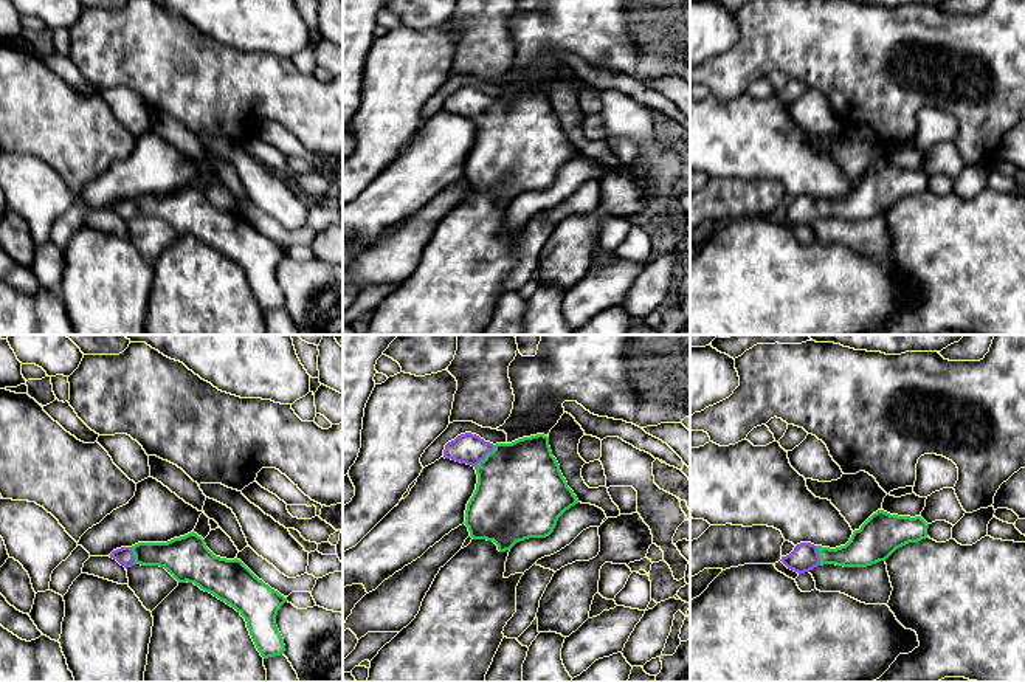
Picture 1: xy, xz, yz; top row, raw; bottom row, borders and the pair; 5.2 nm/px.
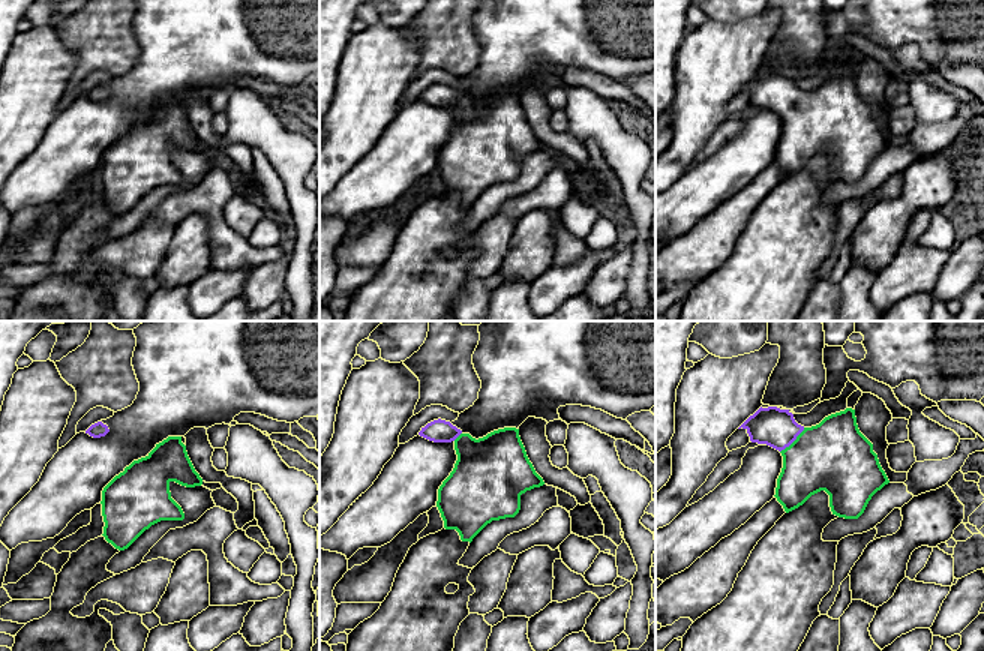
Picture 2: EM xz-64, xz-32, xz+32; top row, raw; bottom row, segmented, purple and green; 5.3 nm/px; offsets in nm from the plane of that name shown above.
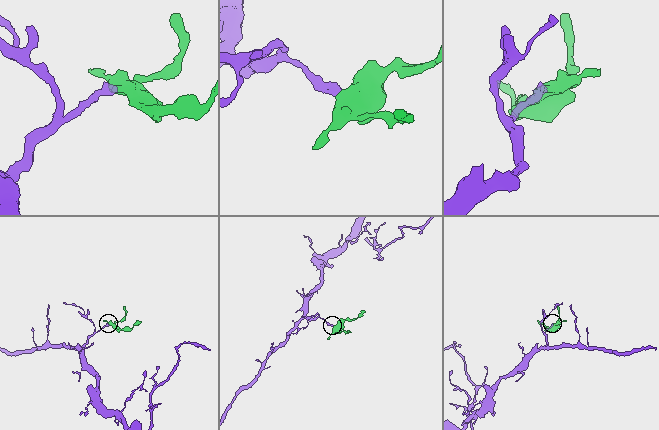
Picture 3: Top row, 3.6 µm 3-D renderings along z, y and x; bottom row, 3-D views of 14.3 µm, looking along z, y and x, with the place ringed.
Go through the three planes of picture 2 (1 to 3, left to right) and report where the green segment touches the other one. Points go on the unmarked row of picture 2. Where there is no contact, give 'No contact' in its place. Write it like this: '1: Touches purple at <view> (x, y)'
1: No contact
2: Touches purple at xz-32 (456, 101)
3: Touches purple at xz+32 (792, 105)

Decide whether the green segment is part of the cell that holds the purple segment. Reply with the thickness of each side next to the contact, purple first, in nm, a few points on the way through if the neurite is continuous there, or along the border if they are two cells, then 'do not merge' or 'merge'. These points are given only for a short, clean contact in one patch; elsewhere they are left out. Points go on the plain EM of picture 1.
160/460 nm | across xz (469, 101), (484, 110), (520, 143) | merge

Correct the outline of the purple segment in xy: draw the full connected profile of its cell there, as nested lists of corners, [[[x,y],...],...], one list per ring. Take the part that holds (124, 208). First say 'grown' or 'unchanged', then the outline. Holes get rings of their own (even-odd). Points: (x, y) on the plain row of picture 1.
grown; [[[191,184],[167,195],[138,195],[110,206],[121,219],[164,220],[178,236],[194,236],[202,243],[234,260],[247,274],[250,288],[264,312],[285,304],[276,268],[287,254],[259,232],[240,212],[216,209],[205,192]]]

